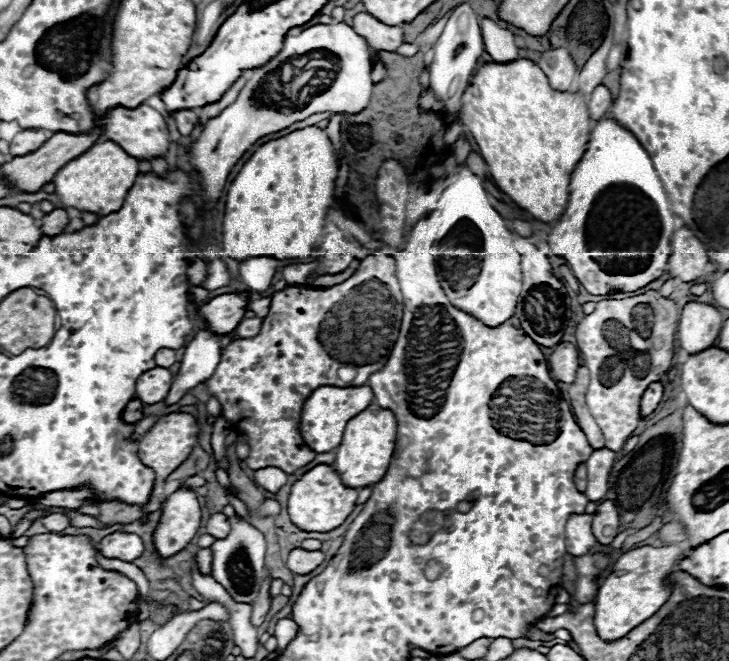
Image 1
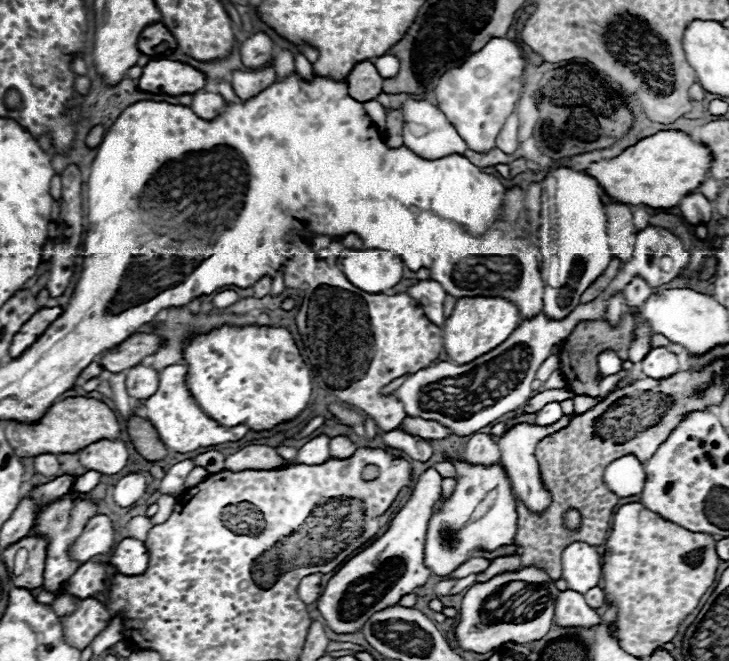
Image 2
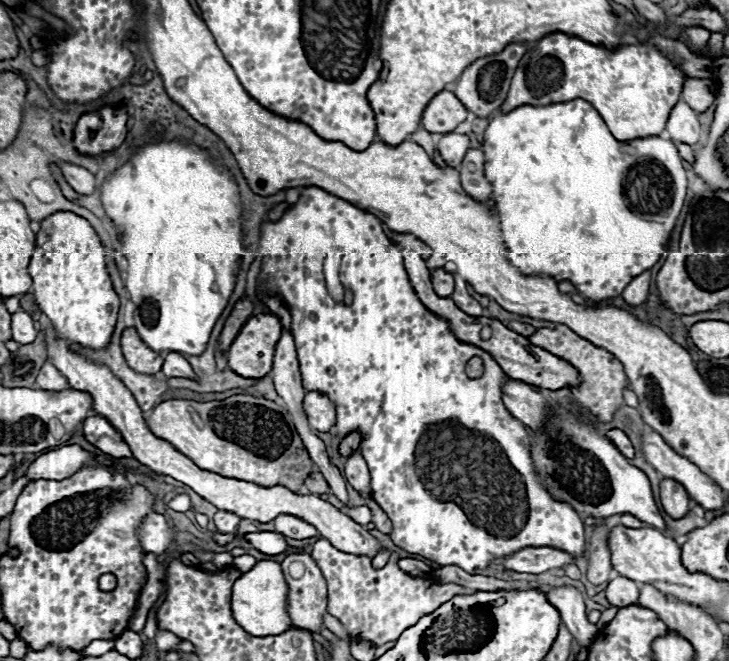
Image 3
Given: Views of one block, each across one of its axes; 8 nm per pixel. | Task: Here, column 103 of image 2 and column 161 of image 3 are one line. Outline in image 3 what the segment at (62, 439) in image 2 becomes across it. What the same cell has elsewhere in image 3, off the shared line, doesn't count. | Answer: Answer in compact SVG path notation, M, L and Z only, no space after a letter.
M236 394L226 400L166 400L144 418L156 438L170 442L196 466L260 486L286 486L294 492L312 472L312 460L292 426L286 408L272 400Z

